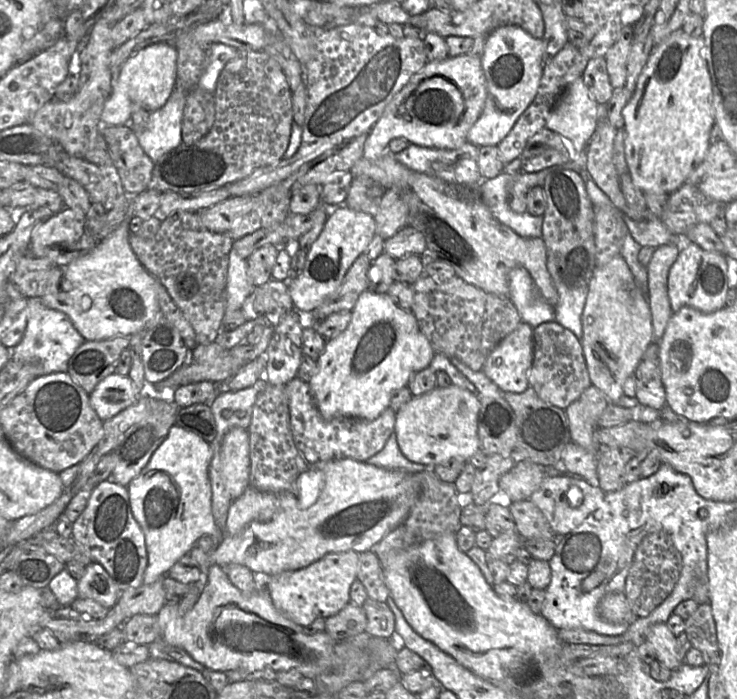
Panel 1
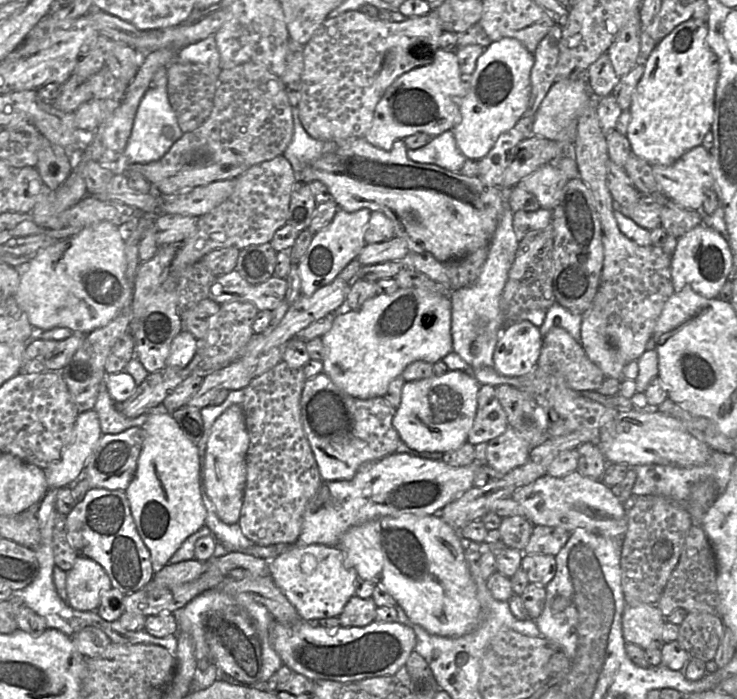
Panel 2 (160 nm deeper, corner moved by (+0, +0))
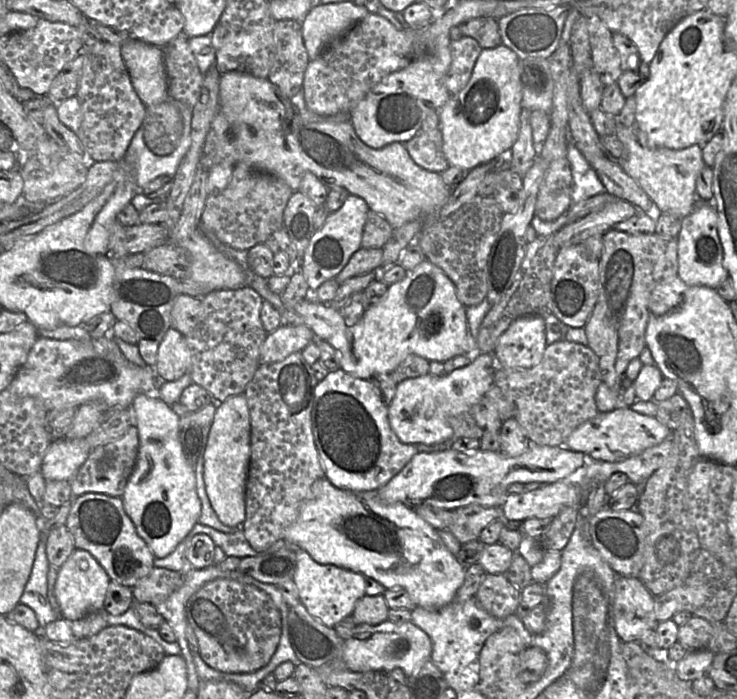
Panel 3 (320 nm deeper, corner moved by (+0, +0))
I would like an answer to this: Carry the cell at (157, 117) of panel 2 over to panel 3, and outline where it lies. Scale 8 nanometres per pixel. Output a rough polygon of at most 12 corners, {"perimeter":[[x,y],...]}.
{"perimeter":[[192,109],[179,111],[182,135],[171,154],[158,156],[145,144],[144,123],[124,158],[138,189],[158,176],[173,177],[191,145]]}

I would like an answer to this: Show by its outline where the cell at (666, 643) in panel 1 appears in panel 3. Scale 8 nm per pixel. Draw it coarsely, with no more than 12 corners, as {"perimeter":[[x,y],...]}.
{"perimeter":[[617,576],[613,616],[622,642],[655,629],[655,597],[637,577]]}

